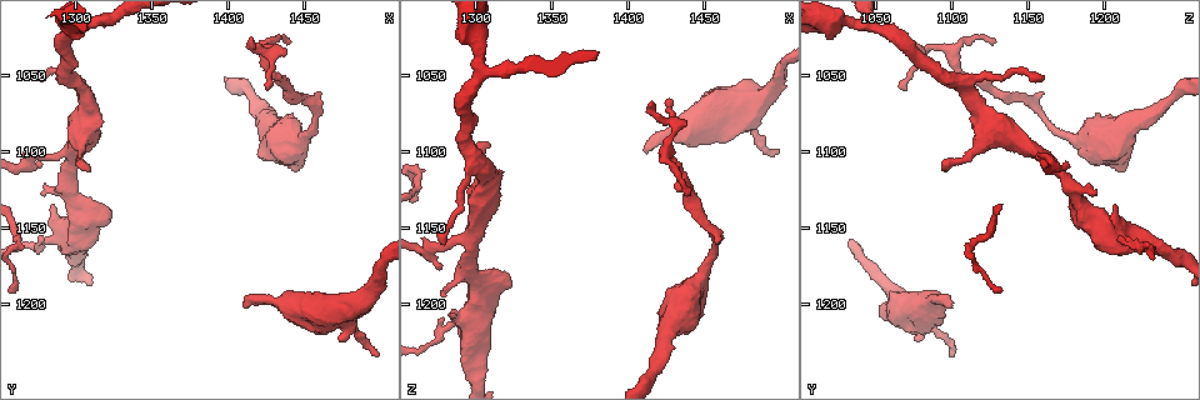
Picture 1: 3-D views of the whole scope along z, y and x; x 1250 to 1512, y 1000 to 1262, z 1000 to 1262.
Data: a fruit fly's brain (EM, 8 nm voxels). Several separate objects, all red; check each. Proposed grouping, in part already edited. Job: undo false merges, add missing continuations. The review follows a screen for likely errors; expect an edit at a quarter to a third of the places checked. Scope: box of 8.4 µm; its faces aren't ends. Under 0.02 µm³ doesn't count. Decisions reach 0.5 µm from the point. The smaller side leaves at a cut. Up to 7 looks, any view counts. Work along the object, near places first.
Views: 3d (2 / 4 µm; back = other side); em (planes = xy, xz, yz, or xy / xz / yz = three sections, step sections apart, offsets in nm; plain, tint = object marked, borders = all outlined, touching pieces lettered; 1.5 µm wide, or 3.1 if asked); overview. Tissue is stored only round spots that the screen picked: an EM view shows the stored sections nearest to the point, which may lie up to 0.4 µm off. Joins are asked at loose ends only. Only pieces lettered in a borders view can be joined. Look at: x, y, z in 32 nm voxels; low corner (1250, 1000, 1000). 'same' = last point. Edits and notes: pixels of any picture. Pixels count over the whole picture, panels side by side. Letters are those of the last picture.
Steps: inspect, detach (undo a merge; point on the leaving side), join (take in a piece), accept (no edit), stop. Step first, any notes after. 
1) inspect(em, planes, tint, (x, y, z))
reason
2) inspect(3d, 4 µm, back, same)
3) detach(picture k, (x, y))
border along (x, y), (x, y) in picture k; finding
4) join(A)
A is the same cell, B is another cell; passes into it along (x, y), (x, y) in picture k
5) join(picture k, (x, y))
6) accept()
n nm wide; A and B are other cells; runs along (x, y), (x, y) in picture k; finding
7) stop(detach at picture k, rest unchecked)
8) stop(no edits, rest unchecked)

inspect(em, planes, borders, (1416, 1024, 1066))
thin end

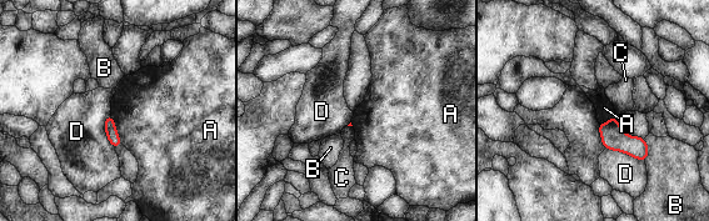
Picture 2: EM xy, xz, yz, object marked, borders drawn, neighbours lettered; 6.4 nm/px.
accept()
A, B, C and D are other cells; border along (619, 122), (610, 115), (599, 124) in picture 2; none of them fits

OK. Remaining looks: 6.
inspect(em, xz, step 4, tint, (1310, 1112, 1098))
branch stops here

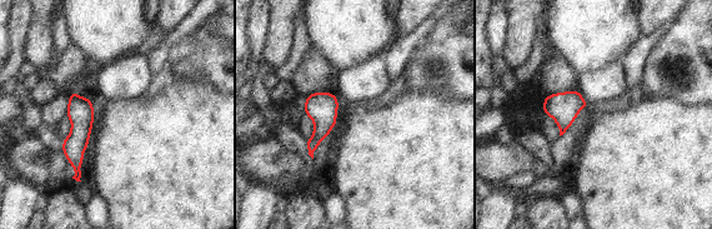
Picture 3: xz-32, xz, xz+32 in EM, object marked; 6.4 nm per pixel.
inspect(em, planes, borders, same)
cut it another way

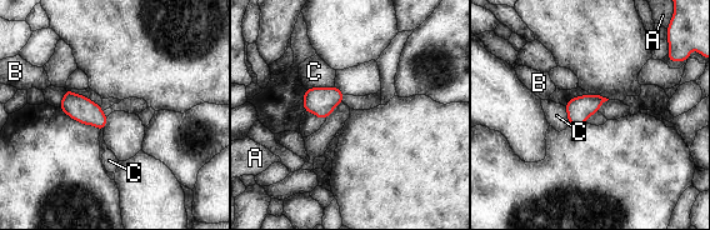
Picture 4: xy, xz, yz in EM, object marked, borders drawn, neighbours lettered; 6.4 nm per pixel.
accept()
A, B and C are other cells; border along (334, 85), (310, 86), (306, 90) in picture 4; no lettered piece goes on from it

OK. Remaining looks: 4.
inspect(em, planes, plain, (1322, 1136, 1186))
an open end

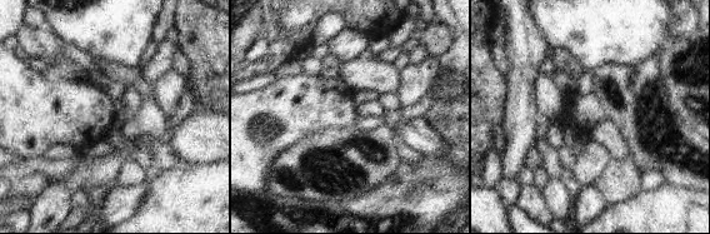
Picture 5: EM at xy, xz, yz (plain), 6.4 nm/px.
inspect(em, planes, tint, same)
with the object marked

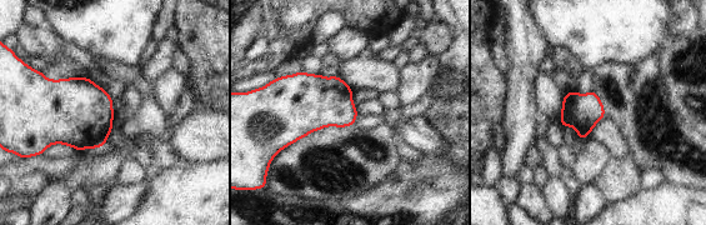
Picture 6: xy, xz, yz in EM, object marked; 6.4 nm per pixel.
inspect(em, planes, borders, same)
see the neighbours

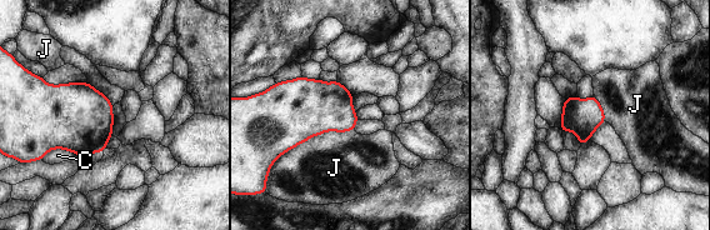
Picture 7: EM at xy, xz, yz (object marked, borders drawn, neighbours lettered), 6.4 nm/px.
accept()
C and J are other cells; none of them fits

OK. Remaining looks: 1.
stop(no edits, rest unchecked)

